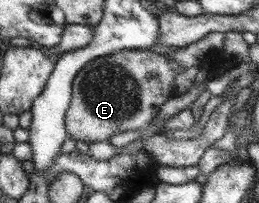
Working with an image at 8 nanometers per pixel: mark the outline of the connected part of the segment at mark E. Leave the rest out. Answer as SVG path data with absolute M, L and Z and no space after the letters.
M118 50L88 60L74 75L71 98L64 112L65 132L70 141L107 141L129 129L145 129L160 105L172 95L172 81L181 68L162 53L150 50Z

